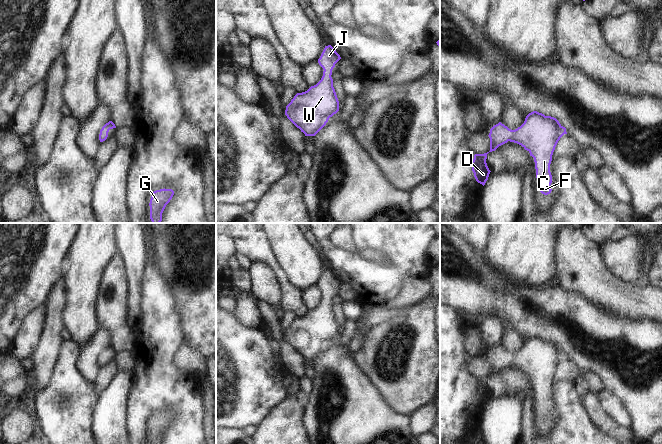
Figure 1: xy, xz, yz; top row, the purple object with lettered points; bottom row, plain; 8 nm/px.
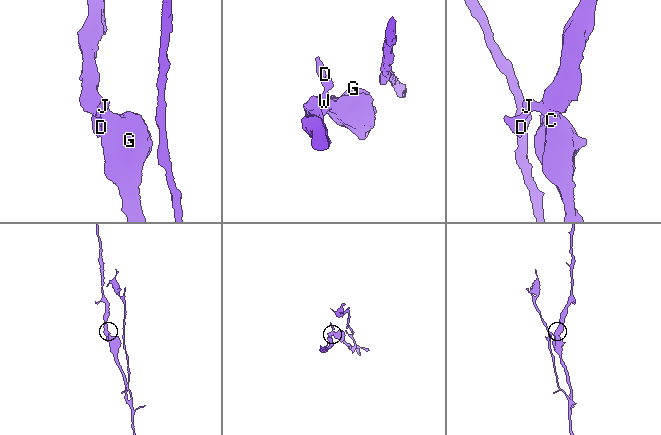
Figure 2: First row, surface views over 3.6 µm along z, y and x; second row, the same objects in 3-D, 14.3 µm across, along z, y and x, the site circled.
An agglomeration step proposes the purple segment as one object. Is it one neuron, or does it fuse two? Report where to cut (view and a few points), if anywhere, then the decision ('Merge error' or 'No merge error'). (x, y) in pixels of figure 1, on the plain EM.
No split. No merge error.

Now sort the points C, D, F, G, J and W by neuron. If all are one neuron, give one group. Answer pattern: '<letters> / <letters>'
C D F G J W

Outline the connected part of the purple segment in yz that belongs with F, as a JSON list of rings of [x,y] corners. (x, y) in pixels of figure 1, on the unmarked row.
[[[533,335],[529,337],[524,347],[515,354],[499,346],[490,353],[490,375],[508,365],[521,369],[534,382],[536,402],[539,414],[548,419],[552,413],[550,388],[555,371],[560,362],[567,358],[566,352],[551,340]]]

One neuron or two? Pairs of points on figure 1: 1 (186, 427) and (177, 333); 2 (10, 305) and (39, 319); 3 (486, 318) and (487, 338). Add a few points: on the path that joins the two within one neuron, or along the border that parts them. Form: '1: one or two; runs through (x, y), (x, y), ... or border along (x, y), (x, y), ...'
1: one; runs through (186, 404), (186, 401), (167, 382), (167, 356)
2: two; border along (46, 301), (27, 316), (17, 335)
3: one; runs through (487, 323), (487, 333)

